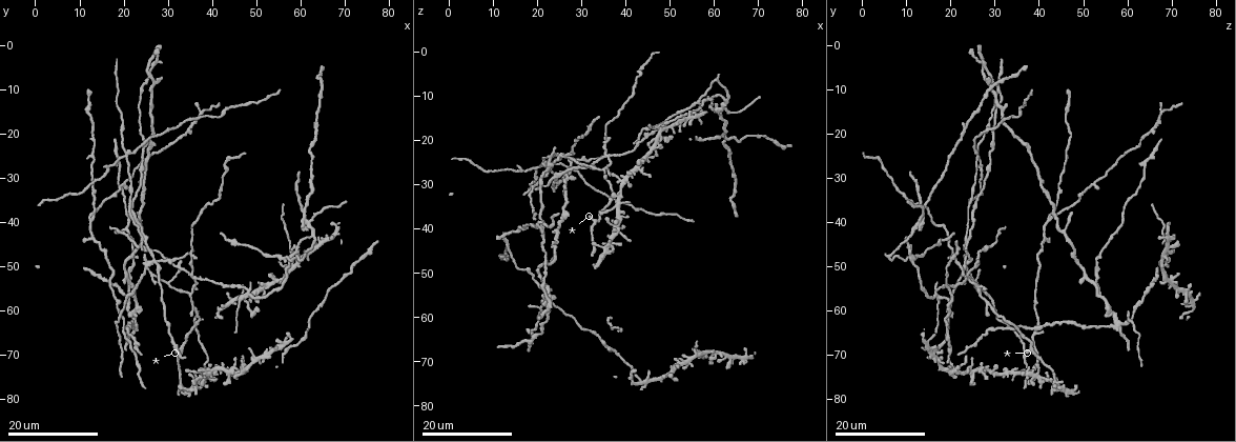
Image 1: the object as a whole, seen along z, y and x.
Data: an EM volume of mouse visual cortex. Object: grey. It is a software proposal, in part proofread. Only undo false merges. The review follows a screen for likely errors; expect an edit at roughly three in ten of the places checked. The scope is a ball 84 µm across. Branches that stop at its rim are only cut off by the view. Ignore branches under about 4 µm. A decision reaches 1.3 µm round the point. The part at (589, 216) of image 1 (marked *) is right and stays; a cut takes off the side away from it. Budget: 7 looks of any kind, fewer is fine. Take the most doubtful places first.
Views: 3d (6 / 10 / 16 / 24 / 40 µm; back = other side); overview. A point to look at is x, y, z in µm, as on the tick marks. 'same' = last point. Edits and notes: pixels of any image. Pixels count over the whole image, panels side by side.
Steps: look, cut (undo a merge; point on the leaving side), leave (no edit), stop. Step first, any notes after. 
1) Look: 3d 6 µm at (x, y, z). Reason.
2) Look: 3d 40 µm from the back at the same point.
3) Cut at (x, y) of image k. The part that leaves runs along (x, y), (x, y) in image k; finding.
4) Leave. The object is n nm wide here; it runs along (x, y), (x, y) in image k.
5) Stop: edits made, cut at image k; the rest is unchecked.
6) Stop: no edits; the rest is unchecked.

Look: 3d 24 µm at (34.5, 56.5, 26.0). Branch point.

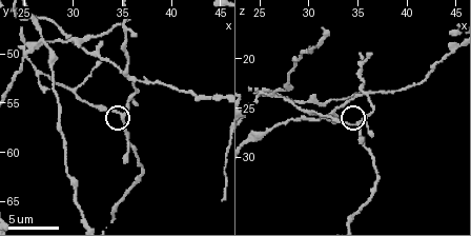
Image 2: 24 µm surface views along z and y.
Look: 3d 6 µm at (35.2, 56.4, 26.4).

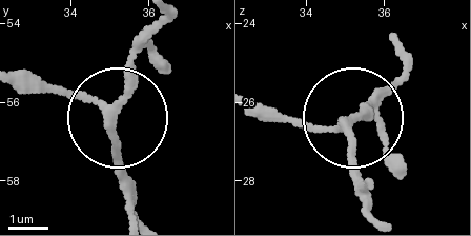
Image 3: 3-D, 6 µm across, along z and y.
Leave. 3 arms meet here; it runs along (373, 212), (352, 124), (390, 84) in image 3; continuous, no second neuron.

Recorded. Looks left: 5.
Look: 3d 24 µm at (34.5, 19.0, 66.0). Thick turns thin.

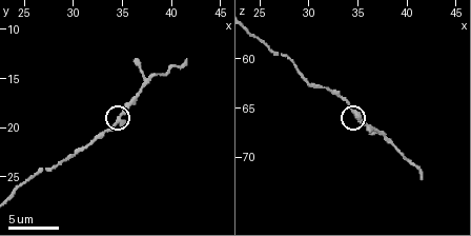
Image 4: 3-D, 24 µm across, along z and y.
Look: 3d 6 µm at the same point.

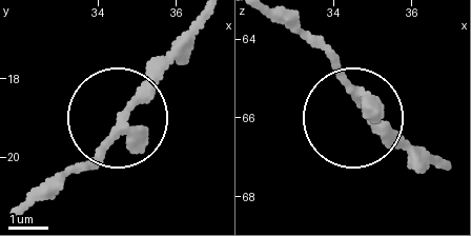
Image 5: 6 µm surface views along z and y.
Look: 3d 6 µm from the back at the same point. From behind.

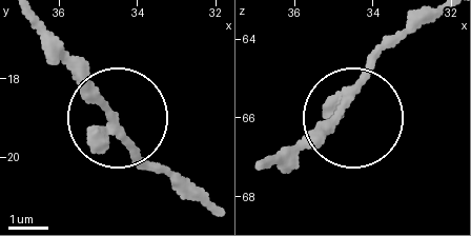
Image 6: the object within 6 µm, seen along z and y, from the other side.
Leave. 3 arms meet here; continuous, no second neuron.

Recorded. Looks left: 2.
Look: 3d 24 µm at (58.0, 50.0, 68.5). Arms part here.

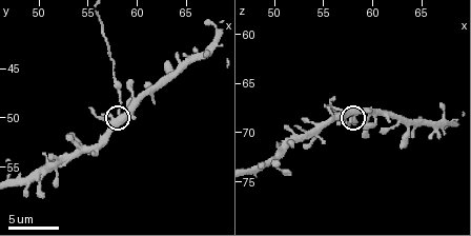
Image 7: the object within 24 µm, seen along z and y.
Look: 3d 10 µm at the same point.

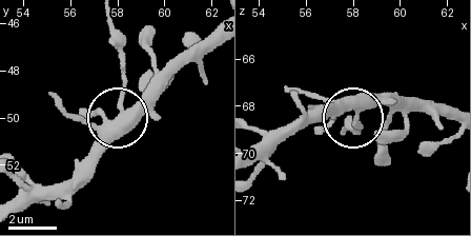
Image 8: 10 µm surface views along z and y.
Cut at (124, 65) of image 8. The part that leaves runs along (117, 101), (123, 43), (110, 19) in image 8; two neurons meet here.

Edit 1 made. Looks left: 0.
Stop: edits made, cut at image 8; the rest is unchecked.

